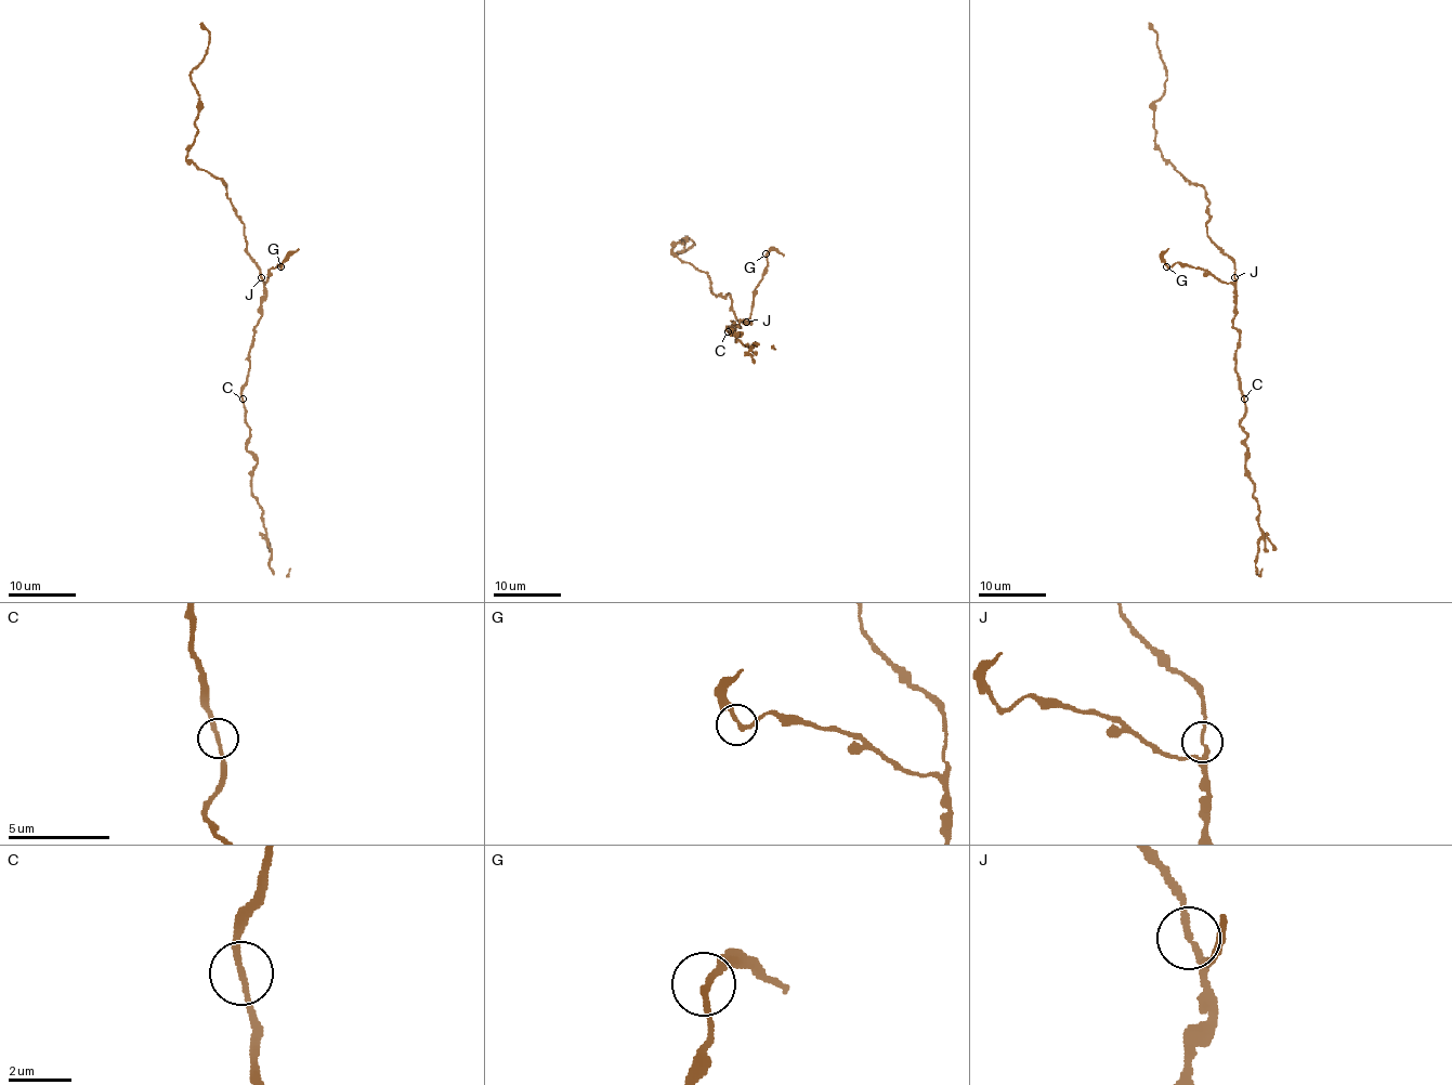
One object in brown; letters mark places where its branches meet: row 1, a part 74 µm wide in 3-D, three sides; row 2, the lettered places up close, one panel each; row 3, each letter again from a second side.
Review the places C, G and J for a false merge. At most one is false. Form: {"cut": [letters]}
{"cut": []}

